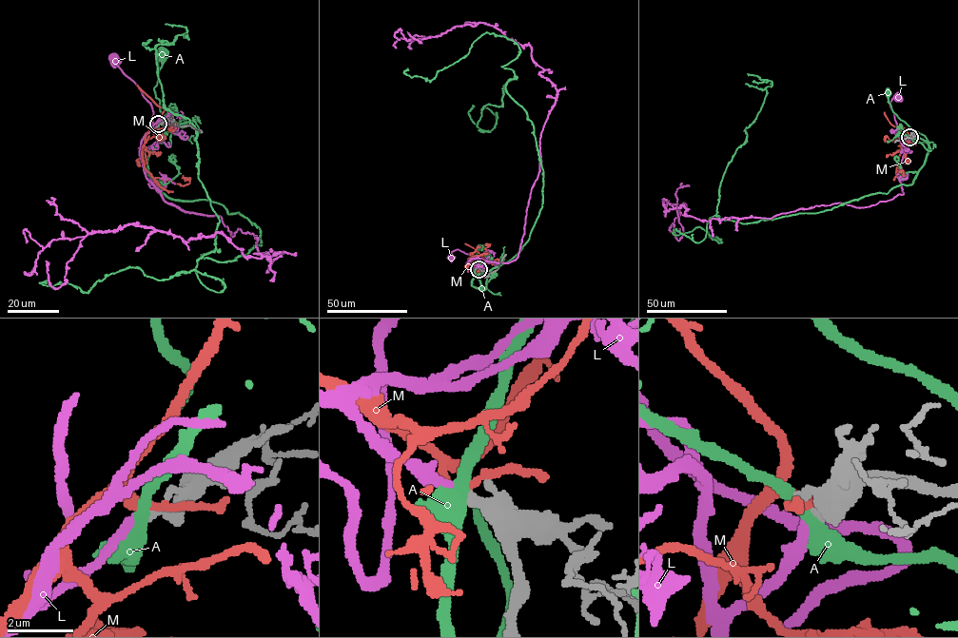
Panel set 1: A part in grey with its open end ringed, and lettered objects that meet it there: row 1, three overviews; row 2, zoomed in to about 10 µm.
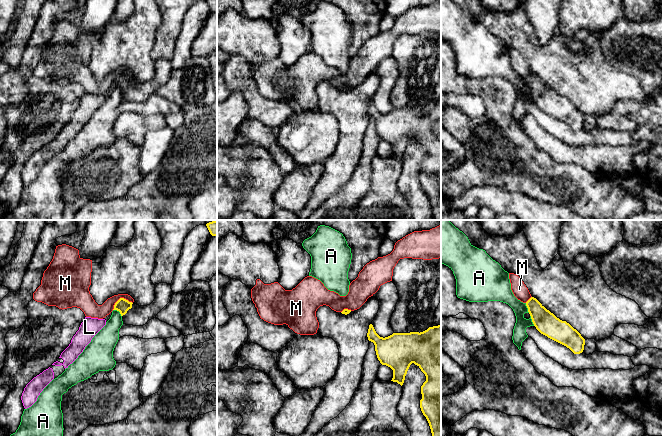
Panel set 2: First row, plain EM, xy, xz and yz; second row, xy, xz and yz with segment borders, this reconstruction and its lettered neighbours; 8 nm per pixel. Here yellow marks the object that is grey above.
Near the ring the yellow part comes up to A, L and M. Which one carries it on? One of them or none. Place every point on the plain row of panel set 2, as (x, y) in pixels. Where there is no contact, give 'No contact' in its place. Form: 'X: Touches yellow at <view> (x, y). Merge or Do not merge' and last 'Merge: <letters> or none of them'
A: Touches yellow at xy (118, 86). Do not merge
L: No contact. Merge
M: Touches yellow at xy (120, 74). Do not merge
Merge: L

